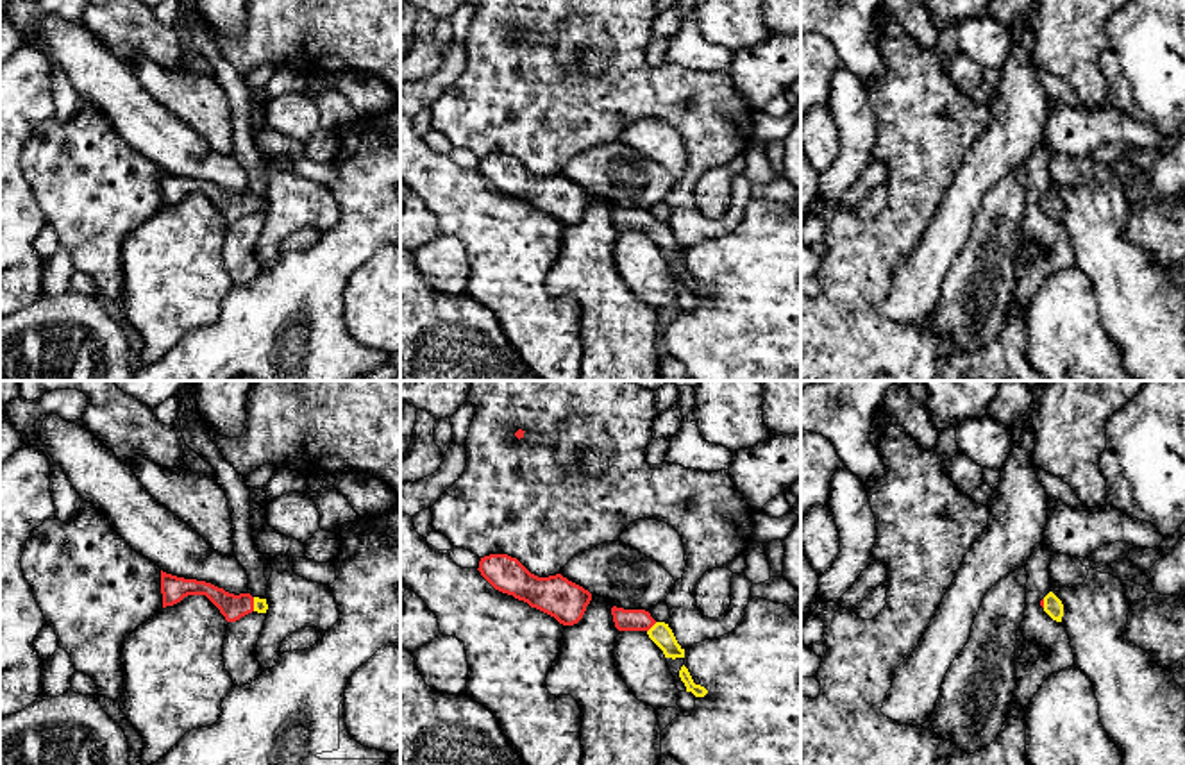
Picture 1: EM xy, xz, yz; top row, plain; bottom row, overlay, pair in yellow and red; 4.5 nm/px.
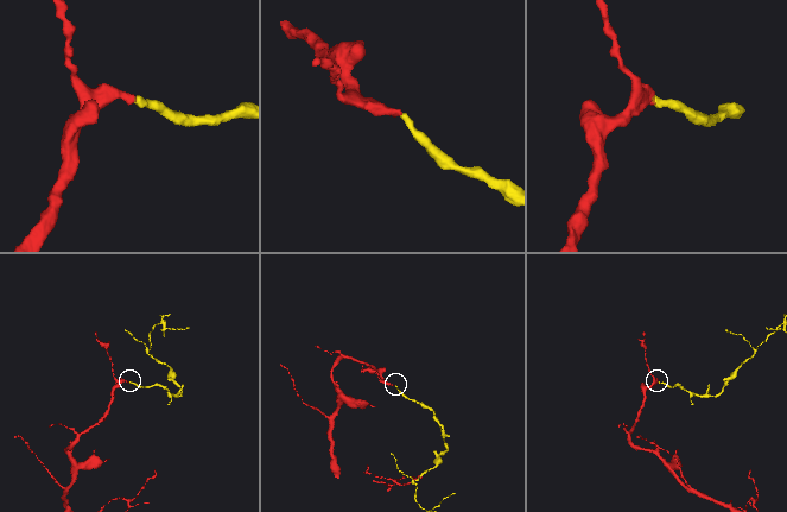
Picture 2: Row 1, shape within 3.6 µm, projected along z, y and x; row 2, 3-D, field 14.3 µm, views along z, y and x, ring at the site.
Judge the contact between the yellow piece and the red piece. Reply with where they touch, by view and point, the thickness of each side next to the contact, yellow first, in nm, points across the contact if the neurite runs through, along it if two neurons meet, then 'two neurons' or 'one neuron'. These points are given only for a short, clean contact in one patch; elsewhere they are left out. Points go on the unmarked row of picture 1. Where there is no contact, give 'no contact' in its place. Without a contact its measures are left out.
meets yellow in xy at (254, 204); 60 nm thick on the yellow side, 110 nm on the other; runs through xy (260, 204), (254, 204), (231, 206); one neuron

